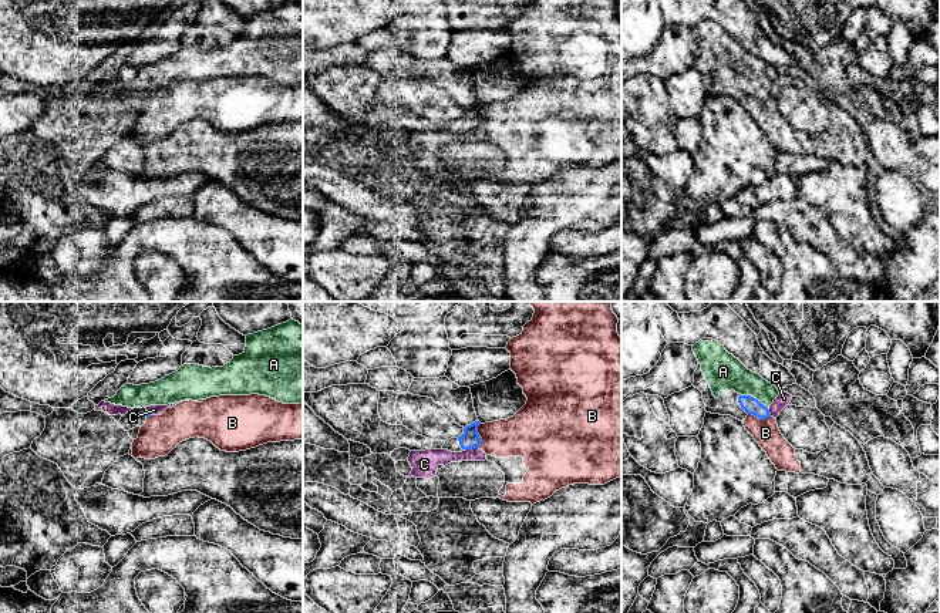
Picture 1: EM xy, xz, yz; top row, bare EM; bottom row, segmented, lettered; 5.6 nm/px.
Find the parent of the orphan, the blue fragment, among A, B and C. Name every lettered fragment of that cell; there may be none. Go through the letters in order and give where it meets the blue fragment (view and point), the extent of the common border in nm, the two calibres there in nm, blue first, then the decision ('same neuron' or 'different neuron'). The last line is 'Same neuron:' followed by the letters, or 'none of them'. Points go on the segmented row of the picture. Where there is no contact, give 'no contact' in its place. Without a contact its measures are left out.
A: yz (752, 397) | 170 nm | 100/200 nm | same neuron
B: xz (478, 435) | 140 nm | 100/240 nm | different neuron
C: xz (471, 448) | 80 nm | 100/120 nm | different neuron
Same neuron: A

